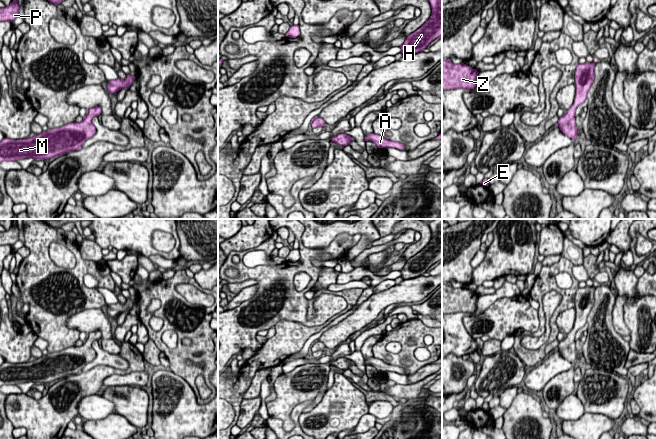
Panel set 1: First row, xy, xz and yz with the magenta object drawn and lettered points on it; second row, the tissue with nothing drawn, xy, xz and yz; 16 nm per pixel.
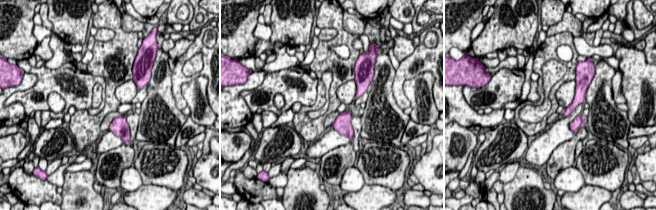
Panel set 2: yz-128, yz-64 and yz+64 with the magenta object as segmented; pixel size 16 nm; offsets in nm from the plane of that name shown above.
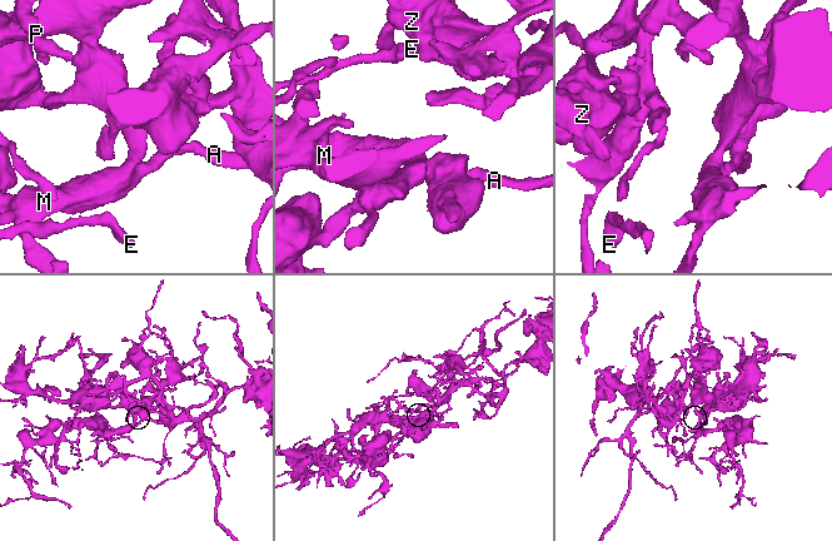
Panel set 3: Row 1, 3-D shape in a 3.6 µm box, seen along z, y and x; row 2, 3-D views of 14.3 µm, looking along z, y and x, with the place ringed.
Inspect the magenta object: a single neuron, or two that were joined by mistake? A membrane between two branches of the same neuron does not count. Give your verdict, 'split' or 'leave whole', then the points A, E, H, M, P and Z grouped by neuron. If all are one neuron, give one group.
leave whole; groups A E H M P Z

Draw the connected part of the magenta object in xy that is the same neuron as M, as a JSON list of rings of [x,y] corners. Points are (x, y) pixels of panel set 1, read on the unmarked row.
[[[96,330],[87,334],[87,339],[81,346],[48,353],[31,362],[3,362],[0,366],[0,387],[29,381],[38,384],[56,382],[81,373],[84,366],[96,357],[92,343],[100,338],[101,331]]]

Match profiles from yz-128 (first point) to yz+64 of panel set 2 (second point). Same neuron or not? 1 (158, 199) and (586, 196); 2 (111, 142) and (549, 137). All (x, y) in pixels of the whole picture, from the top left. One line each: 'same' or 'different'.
1: same
2: same

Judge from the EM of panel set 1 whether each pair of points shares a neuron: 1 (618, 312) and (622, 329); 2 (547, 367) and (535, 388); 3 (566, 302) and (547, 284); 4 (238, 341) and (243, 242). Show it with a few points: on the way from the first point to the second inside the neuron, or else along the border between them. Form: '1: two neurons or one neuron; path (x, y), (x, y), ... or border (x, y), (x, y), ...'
1: one neuron; path (618, 316), (619, 325)
2: one neuron; path (543, 372), (535, 380), (535, 383)
3: one neuron; path (565, 296), (553, 286)
4: two neurons; border (244, 250), (232, 251), (228, 255)

